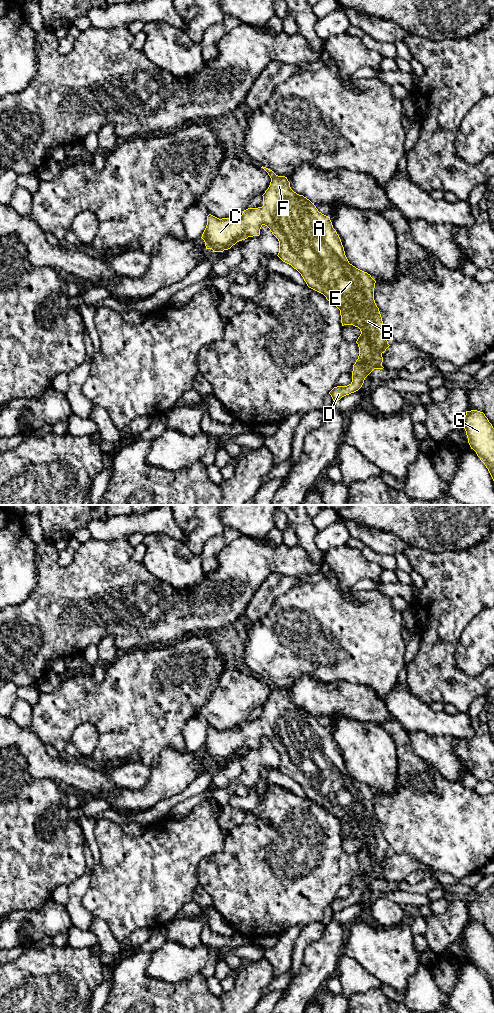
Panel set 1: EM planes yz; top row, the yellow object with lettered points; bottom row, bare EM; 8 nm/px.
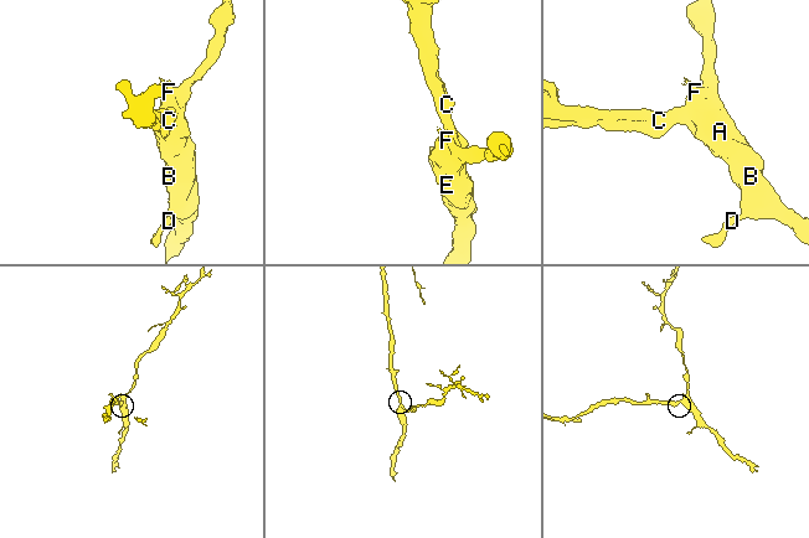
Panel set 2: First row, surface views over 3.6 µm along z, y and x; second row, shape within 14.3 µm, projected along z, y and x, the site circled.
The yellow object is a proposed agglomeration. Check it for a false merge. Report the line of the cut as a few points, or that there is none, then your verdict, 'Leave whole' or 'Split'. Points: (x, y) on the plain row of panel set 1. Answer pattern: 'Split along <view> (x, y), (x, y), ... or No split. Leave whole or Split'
No split. Leave whole

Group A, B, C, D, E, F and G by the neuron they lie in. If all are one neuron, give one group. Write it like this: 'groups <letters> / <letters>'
groups A B C D E F G

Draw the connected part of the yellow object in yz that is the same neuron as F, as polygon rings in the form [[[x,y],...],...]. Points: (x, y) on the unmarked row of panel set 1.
[[[263,680],[271,690],[270,697],[263,708],[263,718],[248,720],[241,727],[219,731],[211,726],[207,728],[207,737],[202,746],[206,761],[223,764],[237,754],[248,749],[259,748],[263,737],[267,738],[279,753],[278,769],[296,781],[307,798],[321,806],[334,816],[341,827],[341,835],[353,837],[361,843],[356,855],[359,868],[353,877],[352,894],[347,898],[334,899],[329,906],[333,913],[358,903],[365,890],[374,881],[383,881],[382,866],[390,858],[388,843],[374,812],[376,793],[370,786],[349,775],[341,751],[333,740],[330,729],[318,723],[314,715],[303,707],[294,704],[285,688],[278,688],[272,682]]]

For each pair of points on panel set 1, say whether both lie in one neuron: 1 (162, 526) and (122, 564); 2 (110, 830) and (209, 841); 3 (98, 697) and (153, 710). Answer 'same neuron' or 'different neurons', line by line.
1: different neurons
2: same neuron
3: same neuron

